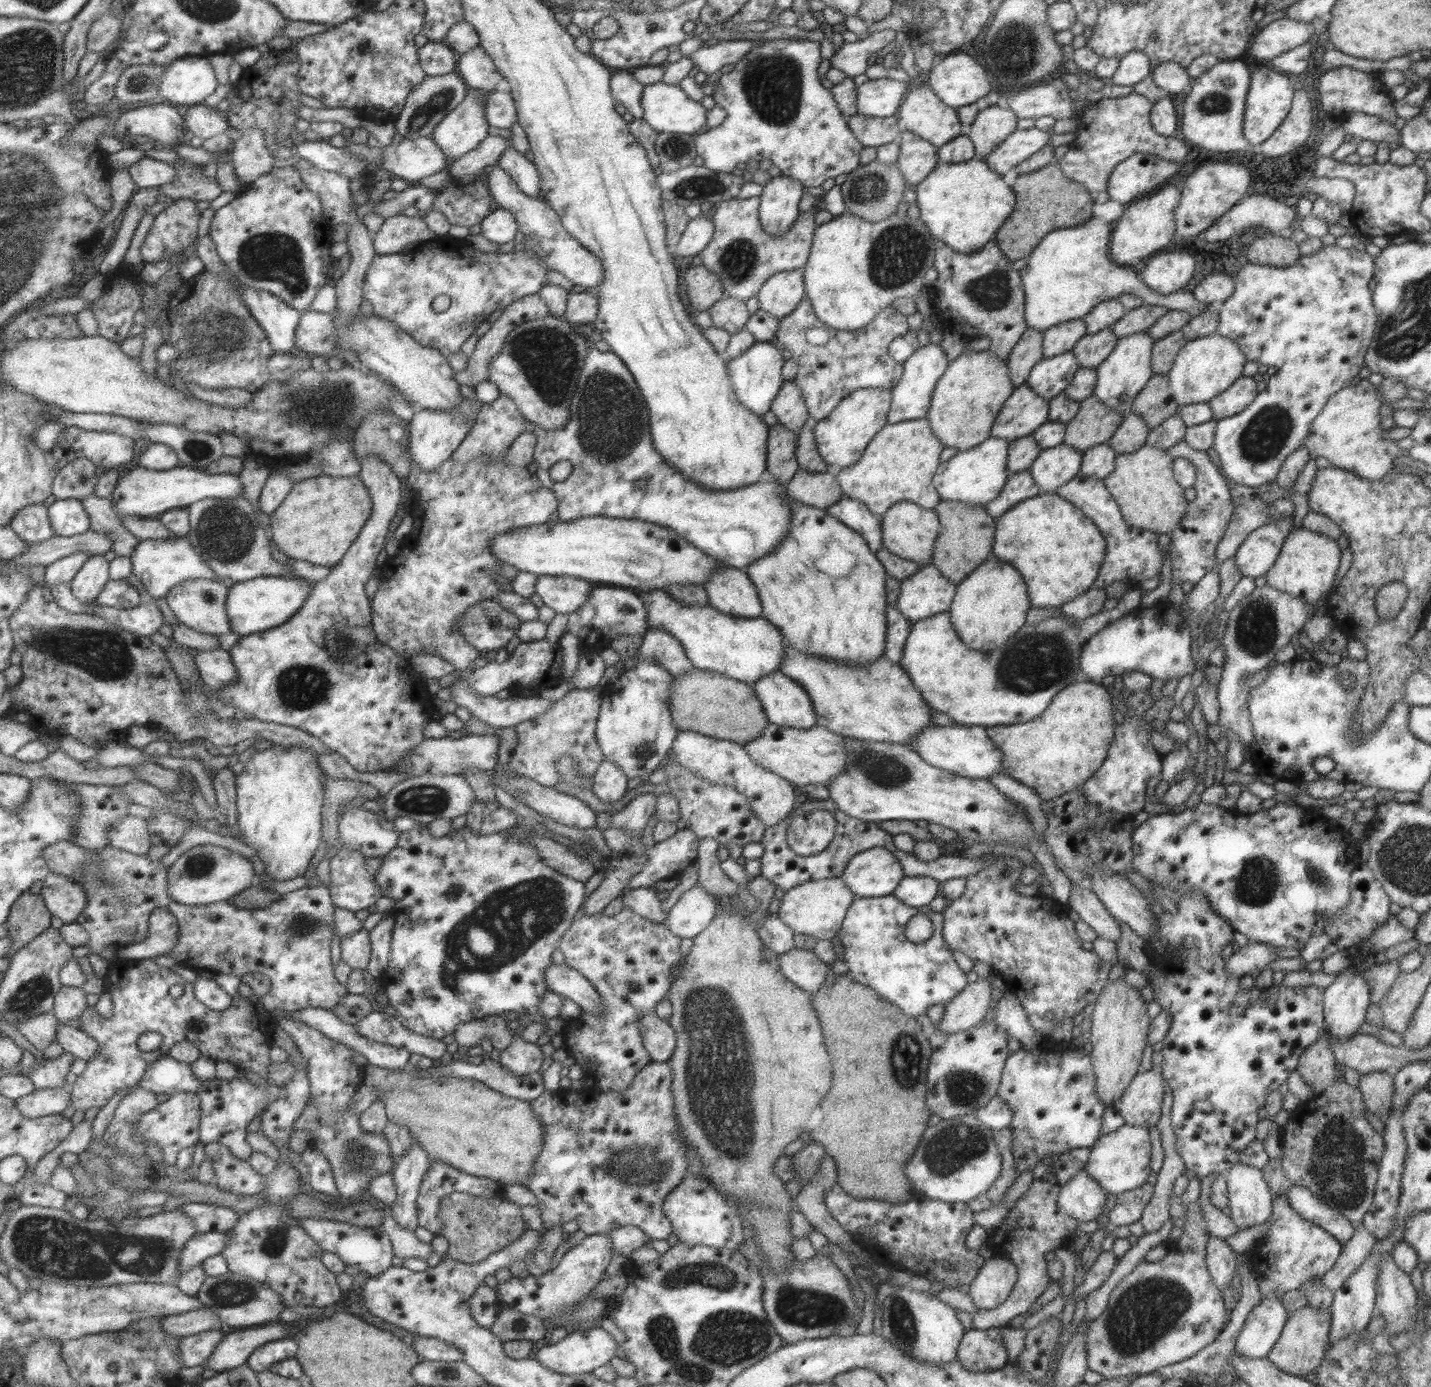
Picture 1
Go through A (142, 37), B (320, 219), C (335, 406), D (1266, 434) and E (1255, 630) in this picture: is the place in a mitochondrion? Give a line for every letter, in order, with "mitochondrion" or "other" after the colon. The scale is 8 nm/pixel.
A: other
B: other
C: mitochondrion
D: mitochondrion
E: mitochondrion

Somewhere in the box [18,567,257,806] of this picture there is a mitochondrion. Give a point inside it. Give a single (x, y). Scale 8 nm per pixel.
(105, 655)

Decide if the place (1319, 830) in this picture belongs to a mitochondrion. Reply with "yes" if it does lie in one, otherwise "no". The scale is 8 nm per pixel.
no

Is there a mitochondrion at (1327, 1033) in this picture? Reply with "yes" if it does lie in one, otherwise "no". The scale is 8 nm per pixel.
no

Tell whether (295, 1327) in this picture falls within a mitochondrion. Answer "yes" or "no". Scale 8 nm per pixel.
no

